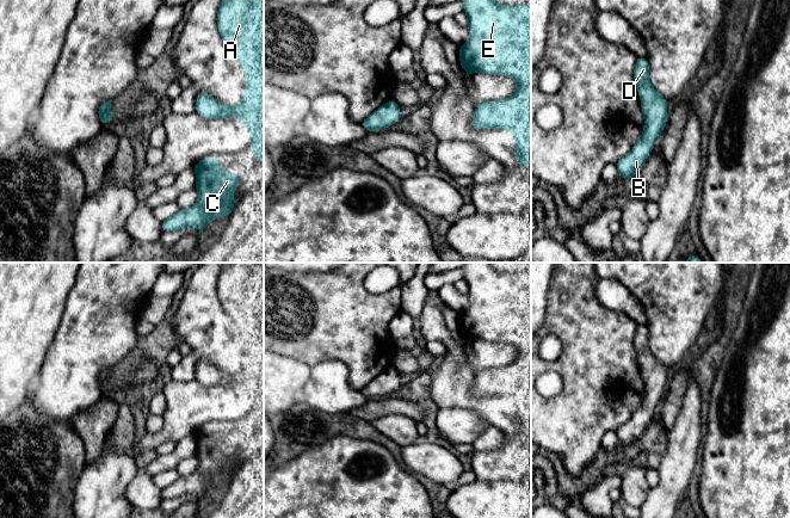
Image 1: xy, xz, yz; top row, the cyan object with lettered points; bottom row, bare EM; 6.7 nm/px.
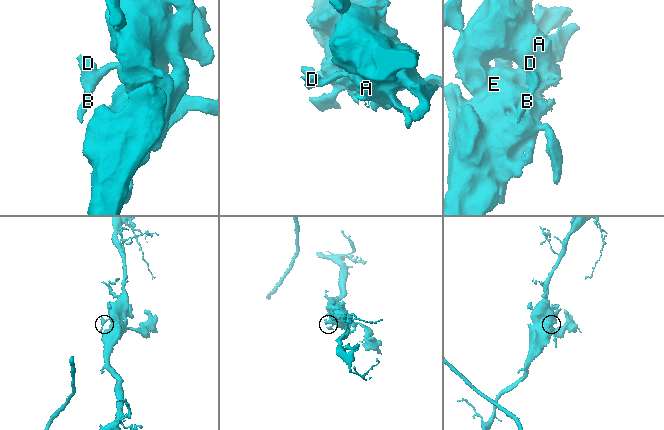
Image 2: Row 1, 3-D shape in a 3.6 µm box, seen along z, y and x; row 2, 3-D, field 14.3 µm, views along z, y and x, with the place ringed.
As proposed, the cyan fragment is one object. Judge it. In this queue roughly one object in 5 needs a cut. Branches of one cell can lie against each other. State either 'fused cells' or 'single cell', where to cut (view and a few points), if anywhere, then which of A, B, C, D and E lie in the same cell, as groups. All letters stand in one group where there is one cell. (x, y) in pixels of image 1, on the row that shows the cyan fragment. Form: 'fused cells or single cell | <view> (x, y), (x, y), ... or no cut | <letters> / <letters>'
single cell | no cut | A B C D E

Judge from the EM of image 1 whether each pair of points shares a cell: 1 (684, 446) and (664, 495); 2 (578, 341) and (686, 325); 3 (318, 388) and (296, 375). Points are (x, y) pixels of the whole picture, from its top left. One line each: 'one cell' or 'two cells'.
1: one cell
2: two cells
3: two cells

